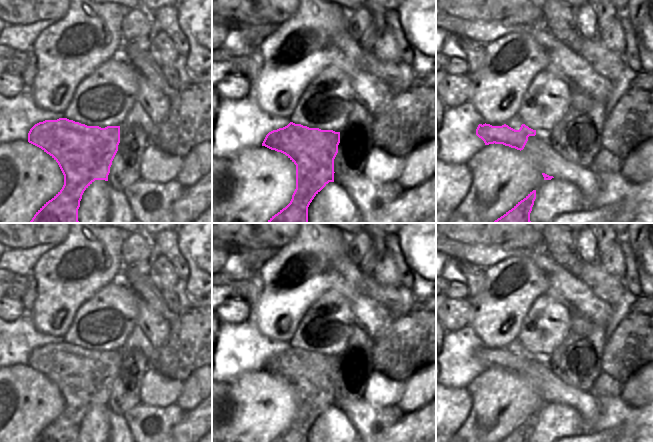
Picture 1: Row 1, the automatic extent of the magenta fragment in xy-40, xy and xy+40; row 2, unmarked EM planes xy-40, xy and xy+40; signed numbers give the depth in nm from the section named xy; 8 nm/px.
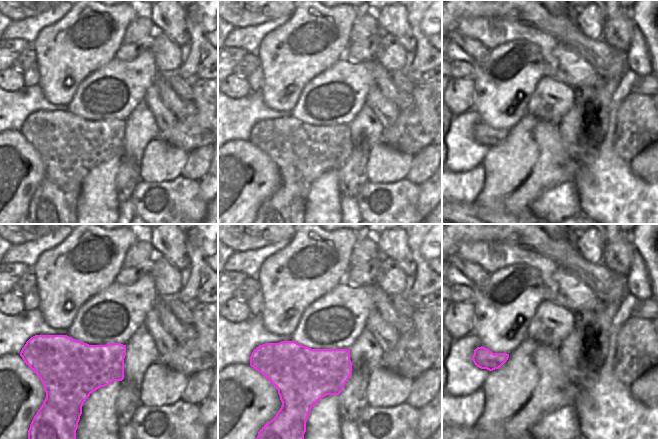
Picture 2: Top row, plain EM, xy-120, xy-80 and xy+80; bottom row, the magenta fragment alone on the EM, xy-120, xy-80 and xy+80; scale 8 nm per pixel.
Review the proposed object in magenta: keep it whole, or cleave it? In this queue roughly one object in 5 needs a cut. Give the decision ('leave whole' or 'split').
split

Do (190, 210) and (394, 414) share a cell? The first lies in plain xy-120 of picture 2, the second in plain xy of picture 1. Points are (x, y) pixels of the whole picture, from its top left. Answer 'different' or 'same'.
same

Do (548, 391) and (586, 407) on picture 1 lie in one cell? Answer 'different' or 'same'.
same

